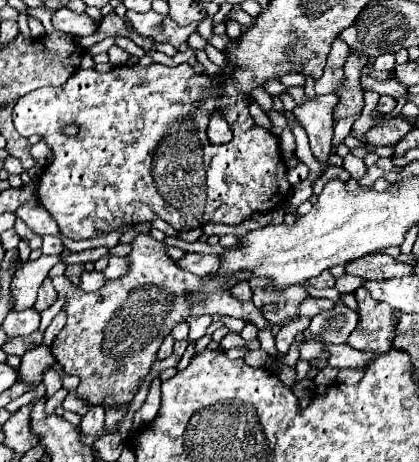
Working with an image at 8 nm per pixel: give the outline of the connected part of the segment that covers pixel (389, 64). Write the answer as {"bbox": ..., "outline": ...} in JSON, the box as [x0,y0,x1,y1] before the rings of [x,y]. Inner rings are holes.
{"bbox":[373,54,395,70],"outline":[[[381,54],[373,60],[375,70],[393,70],[393,66],[395,66],[395,56],[393,54]]]}

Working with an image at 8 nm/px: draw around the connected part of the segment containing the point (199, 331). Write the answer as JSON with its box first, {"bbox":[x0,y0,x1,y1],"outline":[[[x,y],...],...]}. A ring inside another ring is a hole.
{"bbox":[185,316,213,340],"outline":[[[189,316],[185,322],[189,324],[189,338],[199,340],[201,336],[205,336],[205,330],[209,328],[213,320],[211,316]]]}

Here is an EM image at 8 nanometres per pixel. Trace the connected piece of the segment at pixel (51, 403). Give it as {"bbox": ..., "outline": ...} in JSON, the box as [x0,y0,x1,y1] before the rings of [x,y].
{"bbox":[45,388,69,414],"outline":[[[61,388],[53,396],[45,396],[45,400],[47,400],[47,406],[45,406],[47,408],[47,414],[53,414],[55,408],[61,406],[61,402],[67,398],[67,394],[69,394],[69,390],[67,388]]]}

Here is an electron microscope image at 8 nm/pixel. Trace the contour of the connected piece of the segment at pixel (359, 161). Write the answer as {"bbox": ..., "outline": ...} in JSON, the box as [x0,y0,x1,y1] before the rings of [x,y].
{"bbox":[341,154,367,180],"outline":[[[347,154],[347,156],[343,158],[343,166],[341,166],[341,168],[345,168],[345,170],[351,174],[353,180],[361,180],[361,178],[365,176],[365,172],[367,172],[365,160],[363,160],[363,158],[357,158],[357,156],[353,156],[353,154]]]}

